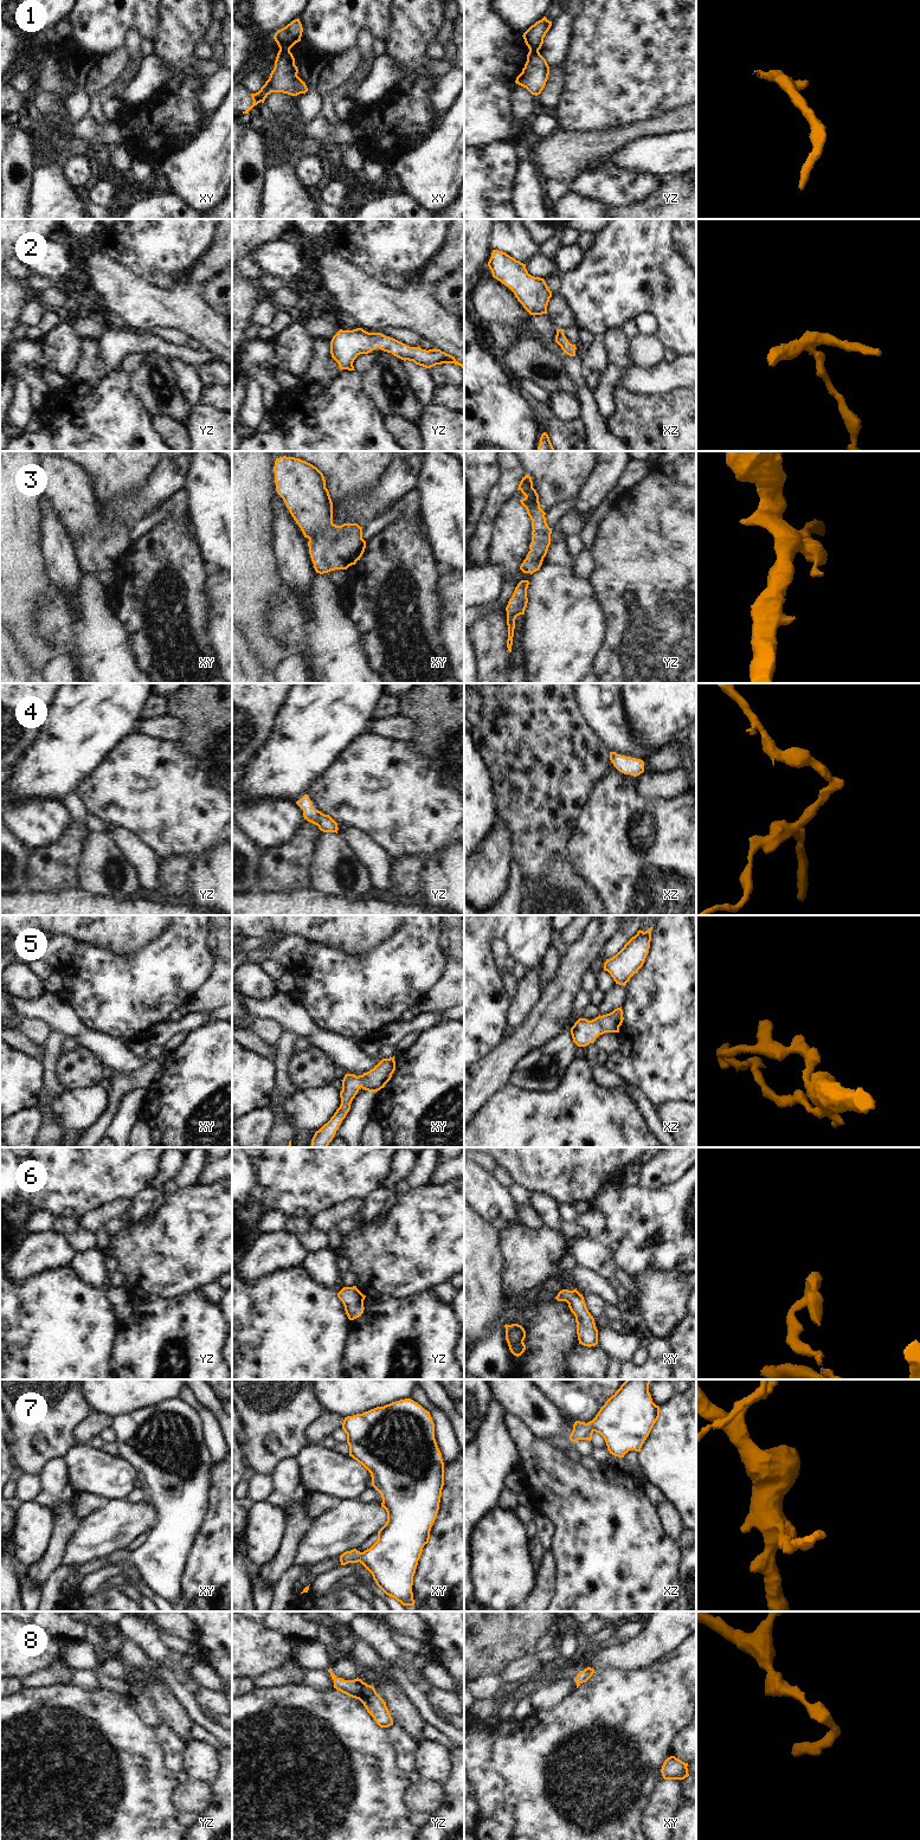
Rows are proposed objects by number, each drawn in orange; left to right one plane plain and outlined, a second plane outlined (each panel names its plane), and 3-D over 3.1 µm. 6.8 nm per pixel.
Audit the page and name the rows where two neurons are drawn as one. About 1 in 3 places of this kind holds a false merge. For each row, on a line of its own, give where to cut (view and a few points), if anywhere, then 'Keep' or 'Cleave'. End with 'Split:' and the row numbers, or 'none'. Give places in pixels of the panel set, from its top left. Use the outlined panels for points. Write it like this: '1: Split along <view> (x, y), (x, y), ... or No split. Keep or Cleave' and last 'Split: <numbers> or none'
1: Split along xy (280, 49), (289, 50). Cleave
2: No split. Keep
3: No split. Keep
4: No split. Keep
5: No split. Keep
6: No split. Keep
7: No split. Keep
8: No split. Keep
Split: 1.

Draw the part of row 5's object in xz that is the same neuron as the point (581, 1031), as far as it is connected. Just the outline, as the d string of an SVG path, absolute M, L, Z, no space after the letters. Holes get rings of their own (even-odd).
M622 1006L615 1009L612 1012L598 1016L592 1021L579 1018L571 1028L573 1042L578 1047L586 1047L594 1043L599 1035L605 1032L619 1032L619 1027L623 1023Z

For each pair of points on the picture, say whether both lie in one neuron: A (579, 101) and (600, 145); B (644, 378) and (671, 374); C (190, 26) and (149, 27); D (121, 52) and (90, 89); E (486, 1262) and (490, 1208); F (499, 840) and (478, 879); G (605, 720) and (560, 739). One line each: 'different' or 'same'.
A: different
B: same
C: different
D: same
E: different
F: same
G: different

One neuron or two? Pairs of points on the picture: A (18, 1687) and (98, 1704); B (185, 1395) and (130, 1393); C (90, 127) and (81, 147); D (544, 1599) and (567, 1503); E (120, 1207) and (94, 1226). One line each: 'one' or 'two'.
A: two
B: two
C: two
D: two
E: one

